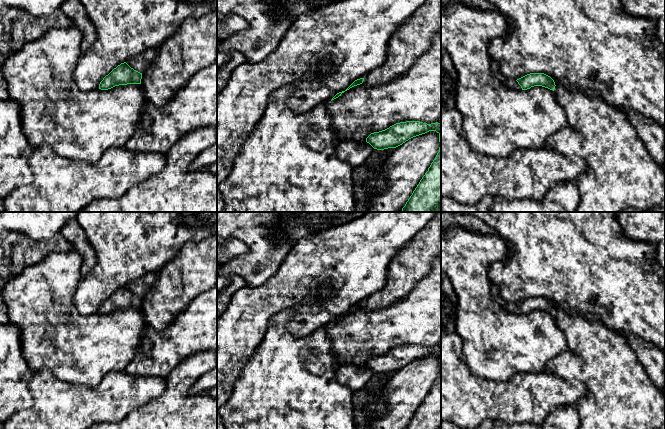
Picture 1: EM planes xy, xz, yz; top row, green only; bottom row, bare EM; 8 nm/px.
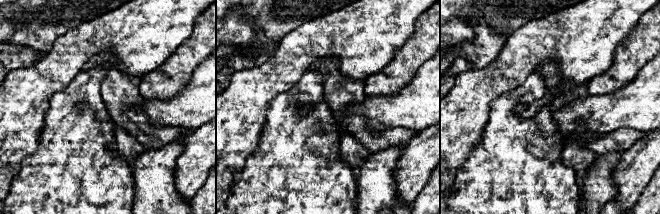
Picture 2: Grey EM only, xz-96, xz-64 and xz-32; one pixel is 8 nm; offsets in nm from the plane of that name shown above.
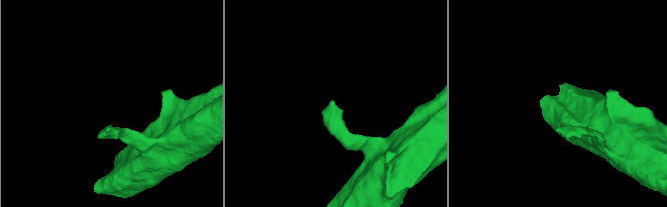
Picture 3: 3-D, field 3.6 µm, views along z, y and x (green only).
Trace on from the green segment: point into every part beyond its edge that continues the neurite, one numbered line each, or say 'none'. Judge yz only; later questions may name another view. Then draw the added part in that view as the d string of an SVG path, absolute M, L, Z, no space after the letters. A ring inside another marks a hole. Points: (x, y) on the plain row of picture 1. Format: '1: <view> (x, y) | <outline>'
1: yz (509, 306) | M502 298L498 300L498 303L507 311L514 313L514 314L522 314L521 310L515 303L507 302Z

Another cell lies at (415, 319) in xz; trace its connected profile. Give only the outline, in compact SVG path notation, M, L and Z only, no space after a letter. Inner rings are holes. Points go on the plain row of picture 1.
M441 257L434 262L430 272L401 300L380 310L370 310L363 305L329 325L326 334L340 365L351 363L365 367L371 357L400 346L436 347L441 342Z

